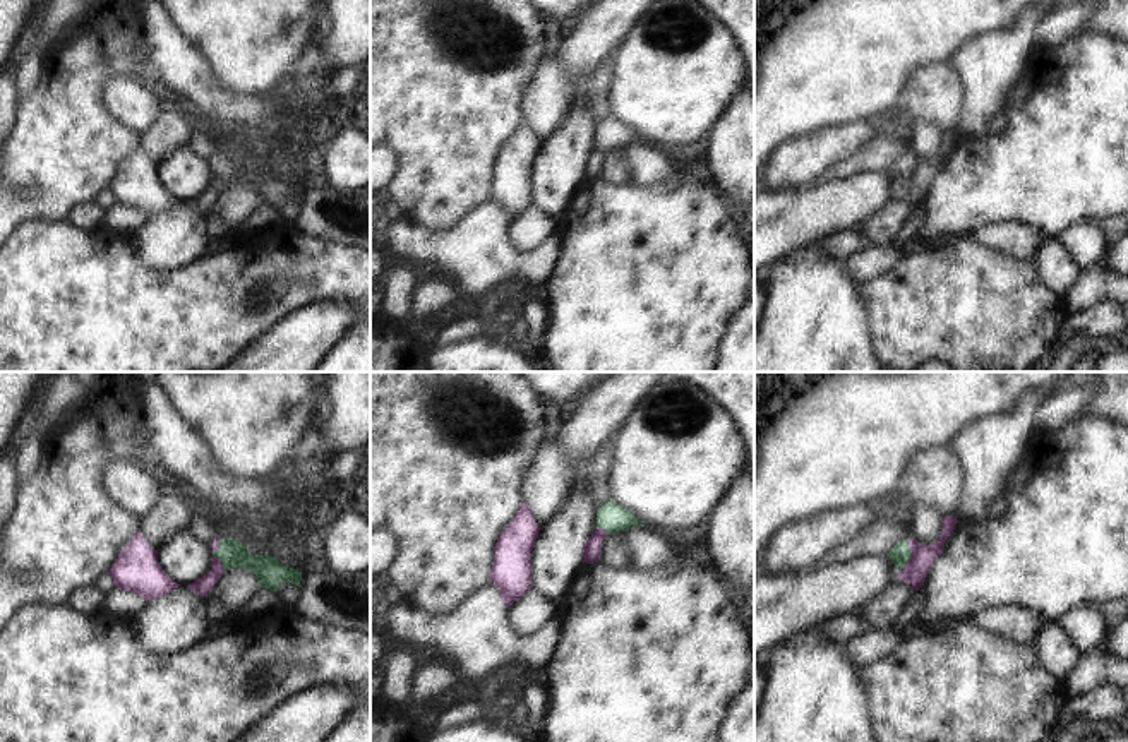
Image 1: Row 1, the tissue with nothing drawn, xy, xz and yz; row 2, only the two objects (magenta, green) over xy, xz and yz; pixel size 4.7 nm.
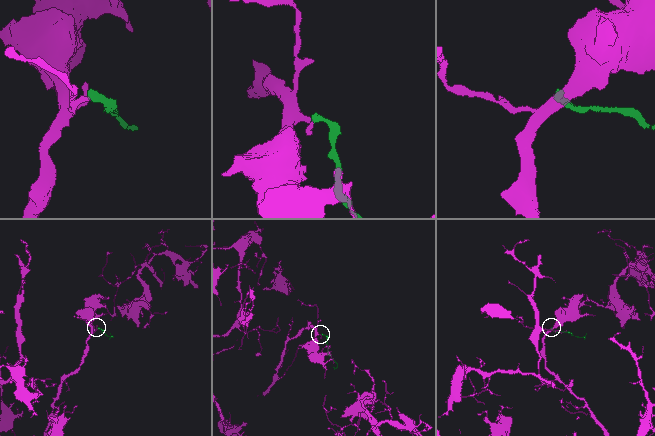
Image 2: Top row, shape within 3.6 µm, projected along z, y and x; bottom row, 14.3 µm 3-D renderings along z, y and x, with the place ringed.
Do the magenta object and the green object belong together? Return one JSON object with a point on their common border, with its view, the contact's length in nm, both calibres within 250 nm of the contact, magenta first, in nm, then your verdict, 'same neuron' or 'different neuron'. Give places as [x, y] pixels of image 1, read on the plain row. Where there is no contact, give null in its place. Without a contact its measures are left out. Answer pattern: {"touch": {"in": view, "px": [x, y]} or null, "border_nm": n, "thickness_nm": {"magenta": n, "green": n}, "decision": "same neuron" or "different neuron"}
{"touch": {"in": "yz", "px": [912, 170]}, "border_nm": 130, "thickness_nm": {"magenta": 110, "green": 90}, "decision": "same neuron"}

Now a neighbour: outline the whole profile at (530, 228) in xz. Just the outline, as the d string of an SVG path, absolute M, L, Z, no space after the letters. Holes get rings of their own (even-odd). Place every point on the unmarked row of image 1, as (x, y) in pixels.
M533 204L507 224L507 240L513 248L530 252L555 233L555 223Z

